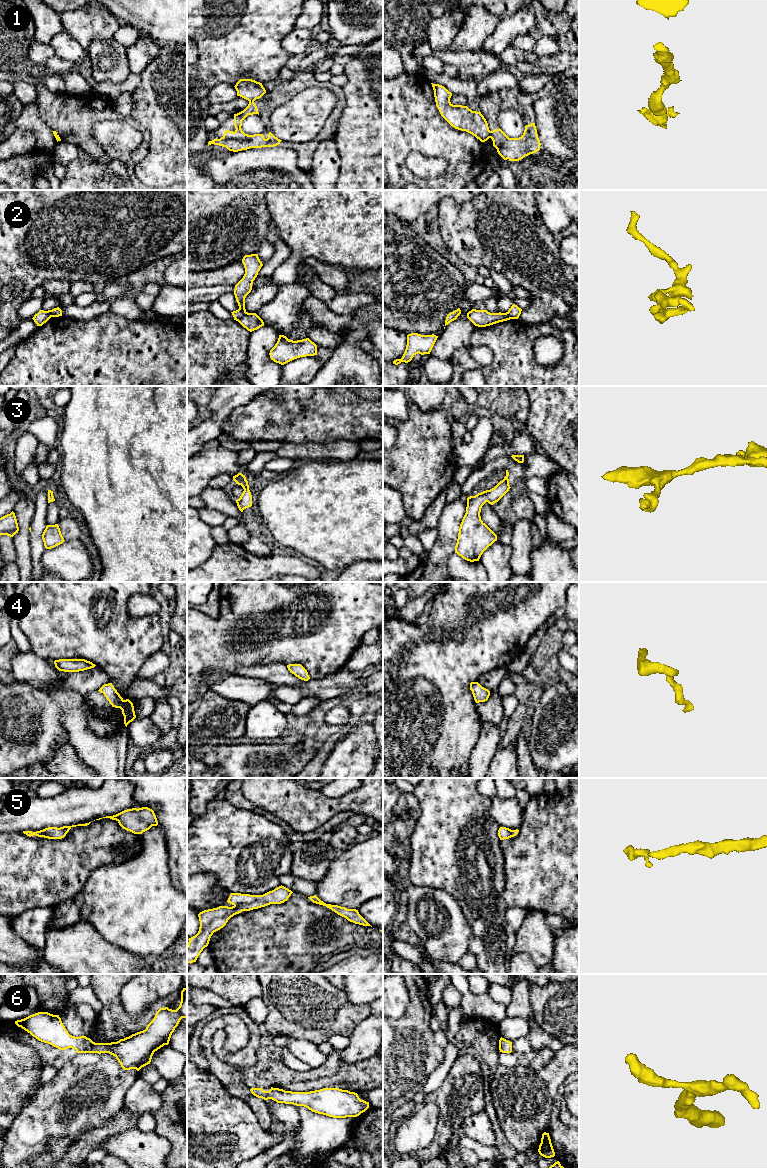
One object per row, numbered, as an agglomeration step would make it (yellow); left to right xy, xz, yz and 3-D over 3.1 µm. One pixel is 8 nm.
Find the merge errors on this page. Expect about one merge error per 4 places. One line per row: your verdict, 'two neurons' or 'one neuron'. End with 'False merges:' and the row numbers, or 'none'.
1: two neurons
2: two neurons
3: one neuron
4: one neuron
5: one neuron
6: one neuron
False merges: 1, 2

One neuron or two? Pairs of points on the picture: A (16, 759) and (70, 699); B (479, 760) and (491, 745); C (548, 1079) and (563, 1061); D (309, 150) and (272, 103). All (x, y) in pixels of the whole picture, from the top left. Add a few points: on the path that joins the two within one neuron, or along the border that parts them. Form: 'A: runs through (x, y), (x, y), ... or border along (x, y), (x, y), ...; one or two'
A: border along (44, 692), (59, 709), (60, 723), (66, 732); two
B: runs through (481, 756), (487, 749); one
C: runs through (552, 1075), (562, 1065); one
D: runs through (280, 143), (245, 138), (238, 131), (243, 115); one

